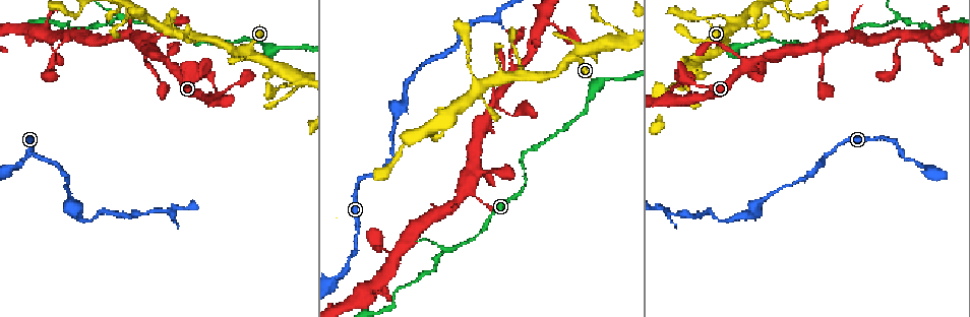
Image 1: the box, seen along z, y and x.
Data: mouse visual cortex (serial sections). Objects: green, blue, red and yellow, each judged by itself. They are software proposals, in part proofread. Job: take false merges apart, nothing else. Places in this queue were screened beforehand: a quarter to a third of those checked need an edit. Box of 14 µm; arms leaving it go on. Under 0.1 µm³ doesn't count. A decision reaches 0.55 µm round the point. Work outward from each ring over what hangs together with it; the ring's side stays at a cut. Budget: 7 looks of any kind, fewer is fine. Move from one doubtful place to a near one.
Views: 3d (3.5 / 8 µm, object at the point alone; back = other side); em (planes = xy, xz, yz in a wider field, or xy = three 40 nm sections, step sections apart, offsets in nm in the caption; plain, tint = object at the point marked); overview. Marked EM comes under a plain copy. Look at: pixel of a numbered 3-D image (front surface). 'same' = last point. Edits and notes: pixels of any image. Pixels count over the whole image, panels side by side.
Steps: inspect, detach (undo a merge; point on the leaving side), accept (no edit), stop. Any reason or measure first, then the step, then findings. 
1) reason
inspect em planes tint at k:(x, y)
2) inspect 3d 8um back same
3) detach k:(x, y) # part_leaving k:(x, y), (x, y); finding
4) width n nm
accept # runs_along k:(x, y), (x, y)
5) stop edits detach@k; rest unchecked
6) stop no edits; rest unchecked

sudden change in width
inspect 3d 8um at 1:(493, 103)

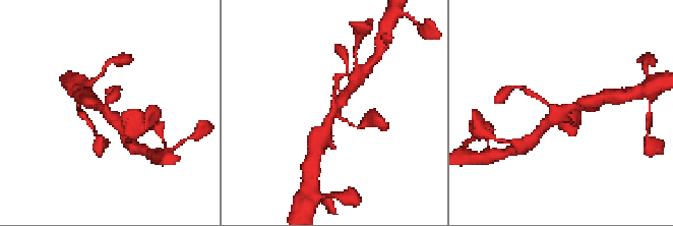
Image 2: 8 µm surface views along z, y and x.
inspect em planes tint at 2:(557, 114)

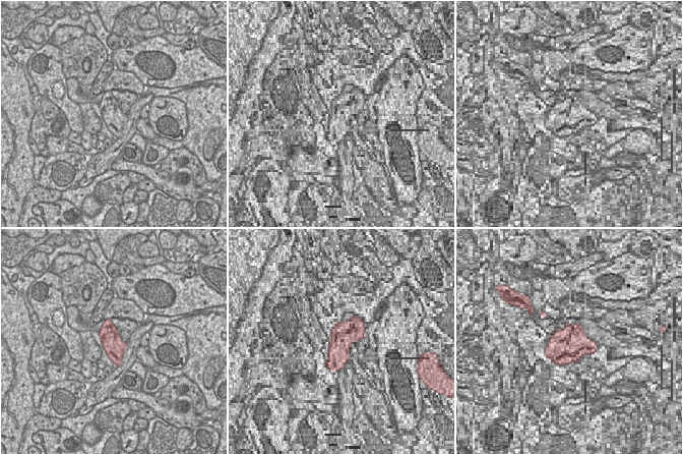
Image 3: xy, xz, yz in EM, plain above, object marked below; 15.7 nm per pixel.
accept # runs_along 2:(351, 89), (337, 104), (323, 132); all the same cell

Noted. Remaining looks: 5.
a fork
inspect 3d 3.5um at 1:(735, 24)

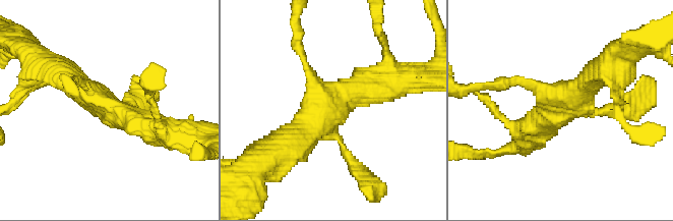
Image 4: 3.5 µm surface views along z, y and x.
inspect em planes tint at 4:(107, 103)

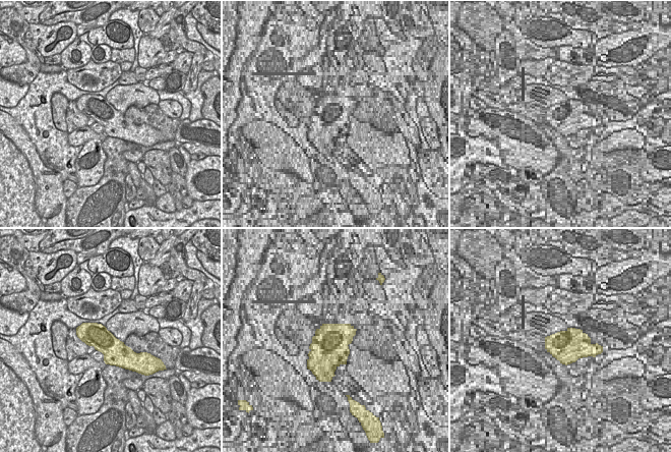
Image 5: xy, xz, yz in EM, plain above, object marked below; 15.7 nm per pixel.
accept # runs_along 4:(389, 79), (352, 90), (286, 142); all the same cell

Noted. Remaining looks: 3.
thick turns thin
inspect 3d 3.5um at 1:(564, 31)

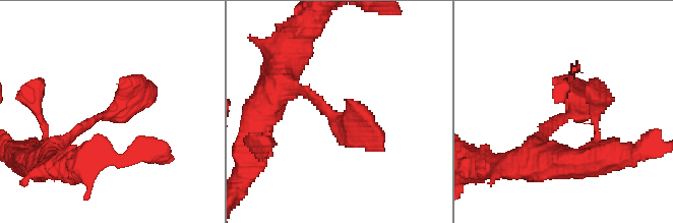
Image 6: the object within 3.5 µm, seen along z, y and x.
shape alone is not enough
inspect em xy step 2 tint at 6:(335, 117)

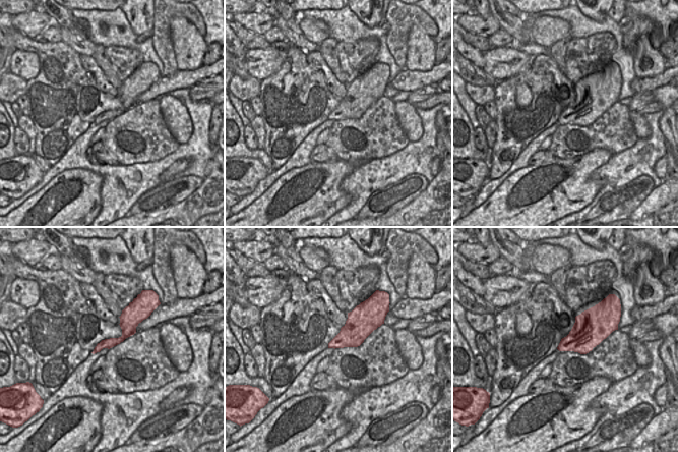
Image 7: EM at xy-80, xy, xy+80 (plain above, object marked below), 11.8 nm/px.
accept # continuous, no second cell

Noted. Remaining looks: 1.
stop no edits; rest unchecked

